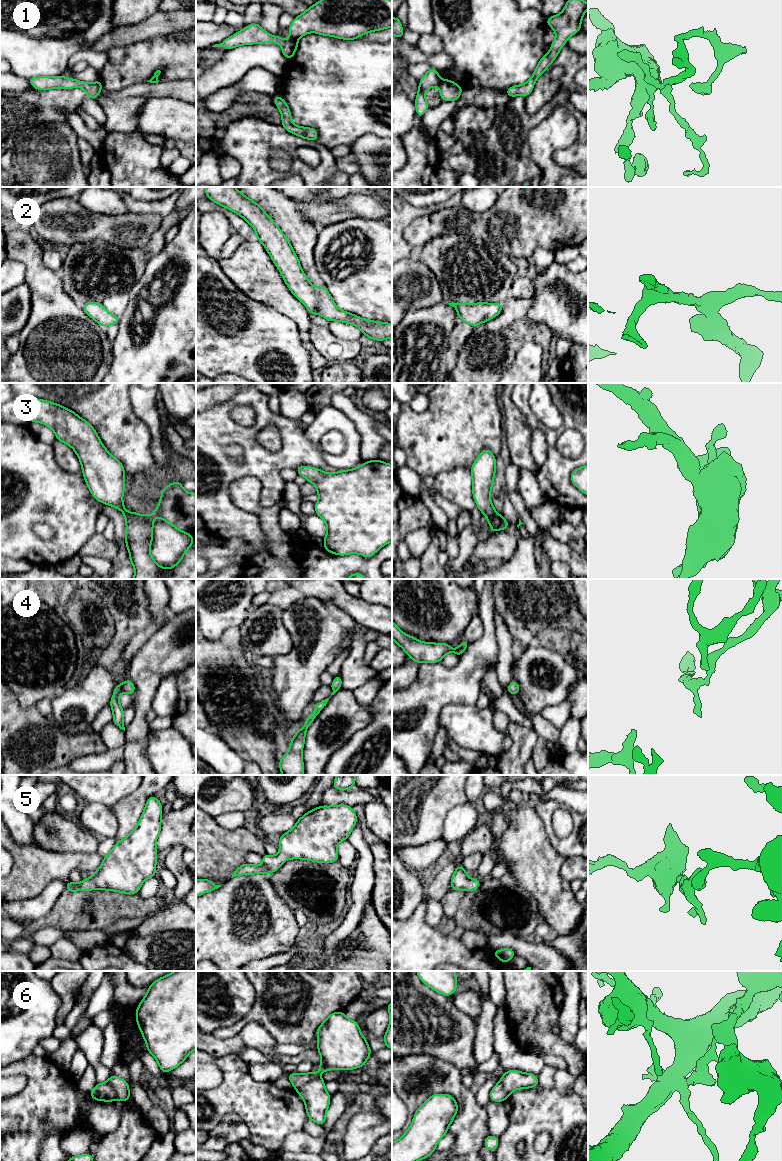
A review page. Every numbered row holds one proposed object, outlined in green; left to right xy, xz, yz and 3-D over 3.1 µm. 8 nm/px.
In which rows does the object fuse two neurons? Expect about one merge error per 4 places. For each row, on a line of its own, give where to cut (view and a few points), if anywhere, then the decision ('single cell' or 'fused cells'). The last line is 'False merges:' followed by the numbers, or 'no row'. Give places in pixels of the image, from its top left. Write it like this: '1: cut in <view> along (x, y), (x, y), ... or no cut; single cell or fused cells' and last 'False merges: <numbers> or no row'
1: cut in xz along (291, 36), (297, 39); fused cells
2: no cut; single cell
3: no cut; single cell
4: no cut; single cell
5: no cut; single cell
6: cut in xz along (315, 1076), (295, 1089); fused cells
False merges: 1, 6

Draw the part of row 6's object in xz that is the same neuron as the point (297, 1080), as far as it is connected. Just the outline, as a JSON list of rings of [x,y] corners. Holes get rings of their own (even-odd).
[[[310,1071],[309,1073],[306,1073],[306,1074],[297,1074],[295,1072],[291,1072],[288,1074],[288,1079],[296,1089],[306,1084],[308,1081],[314,1079],[316,1075],[317,1074],[313,1071]]]

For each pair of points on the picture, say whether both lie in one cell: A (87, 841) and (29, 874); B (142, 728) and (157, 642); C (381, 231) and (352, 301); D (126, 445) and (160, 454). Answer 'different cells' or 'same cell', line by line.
A: different cells
B: same cell
C: same cell
D: different cells

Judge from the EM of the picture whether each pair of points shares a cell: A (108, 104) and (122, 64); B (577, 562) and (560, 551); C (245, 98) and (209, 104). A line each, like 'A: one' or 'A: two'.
A: two
B: one
C: two

